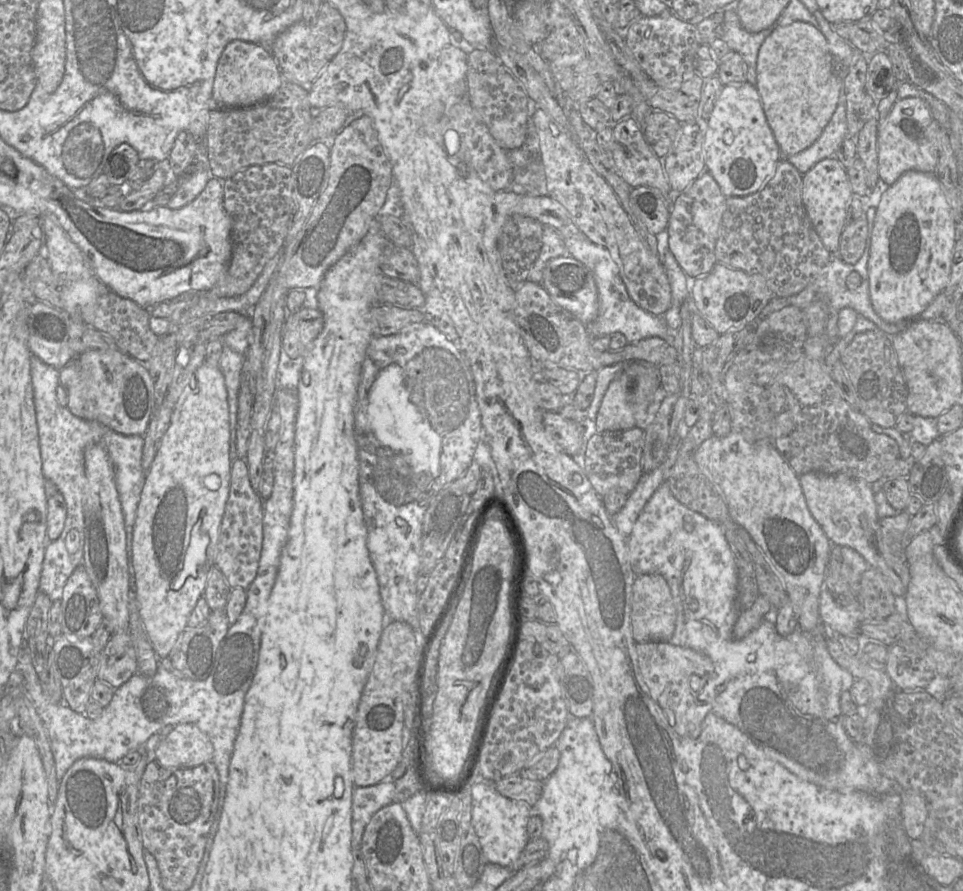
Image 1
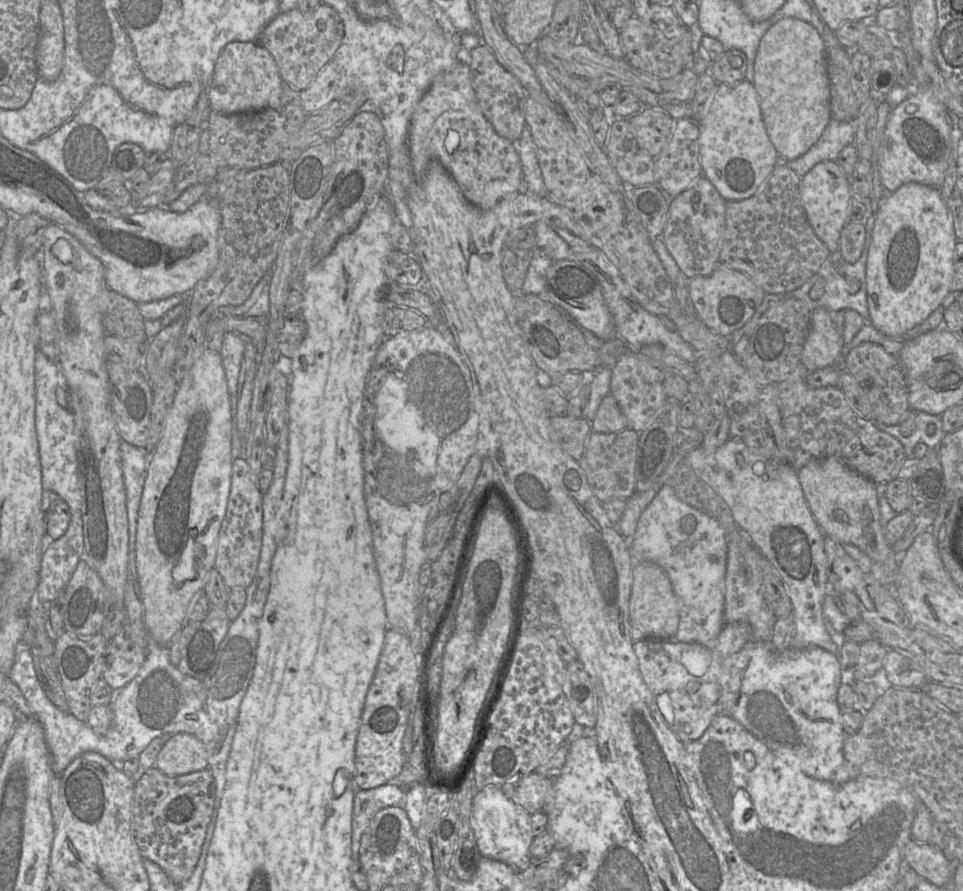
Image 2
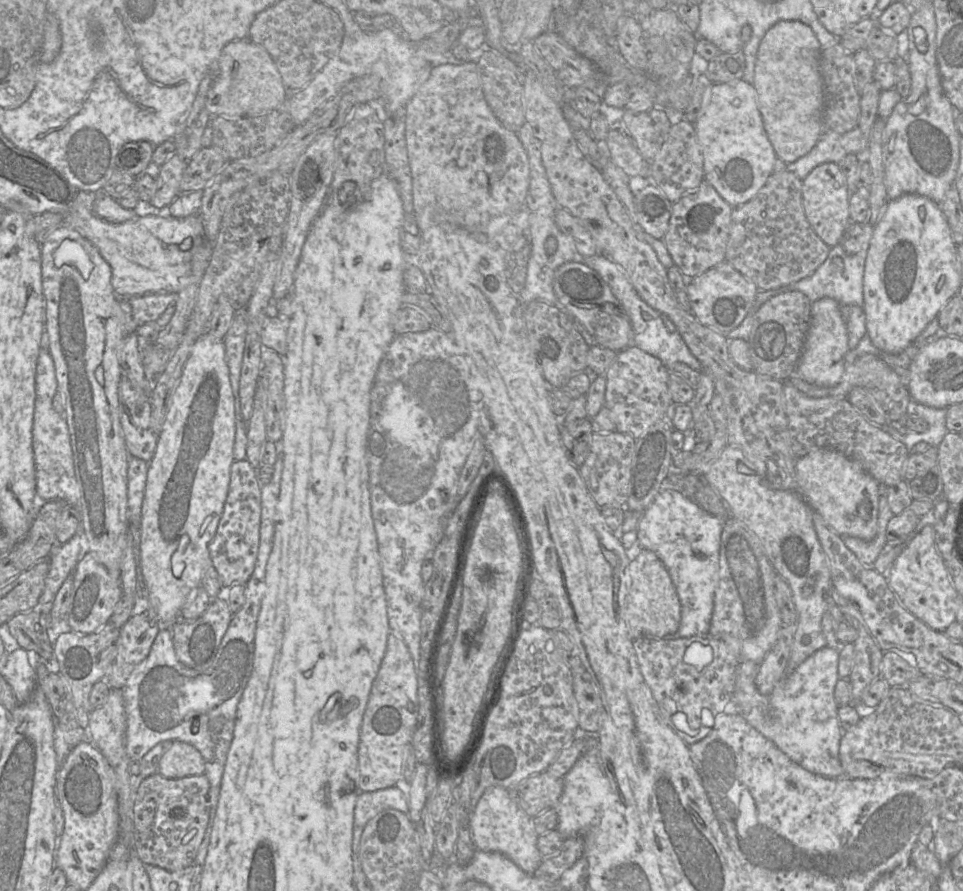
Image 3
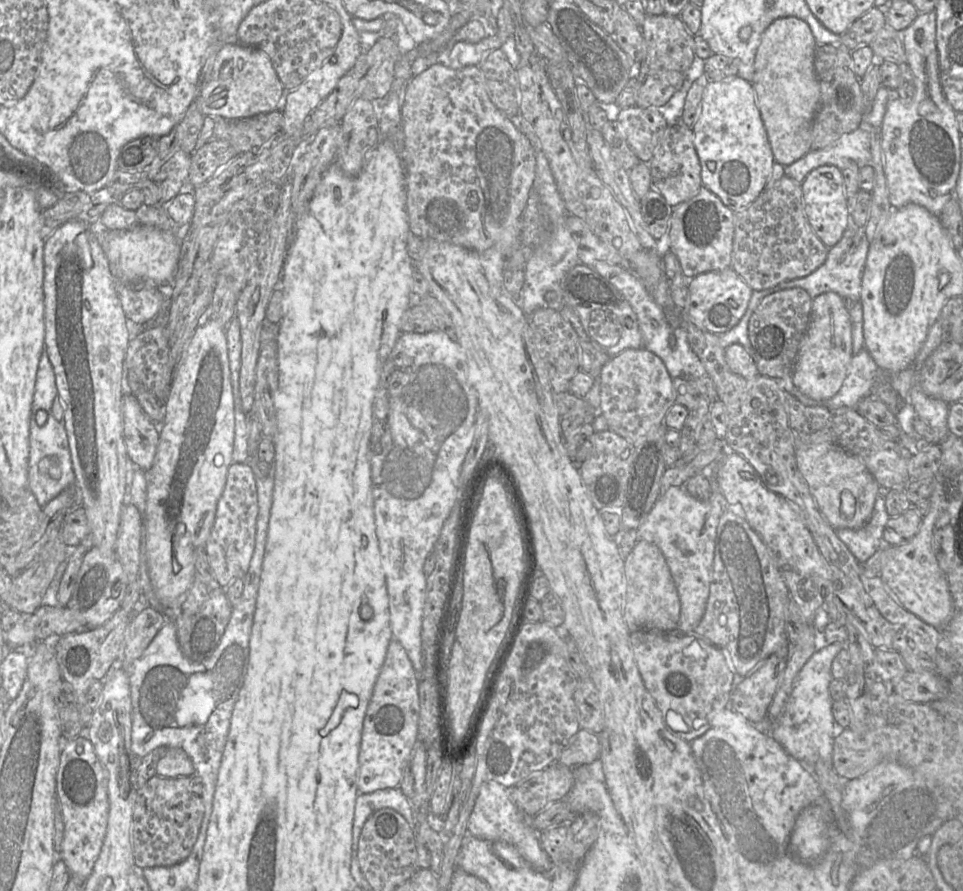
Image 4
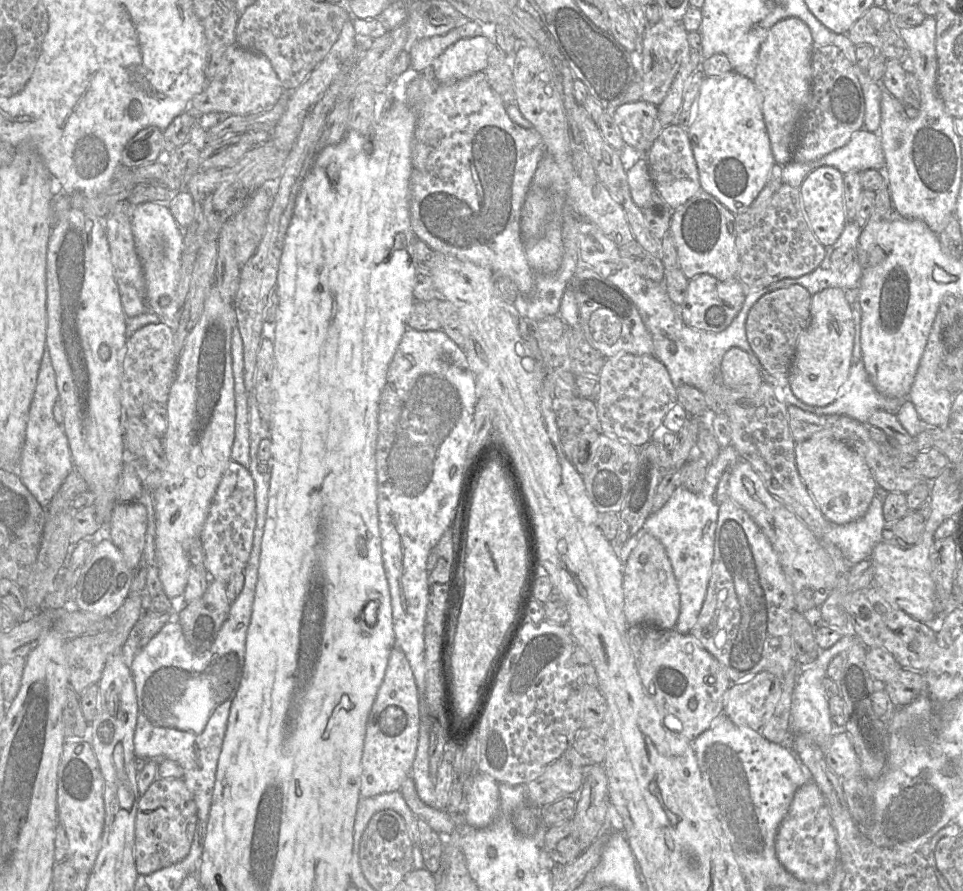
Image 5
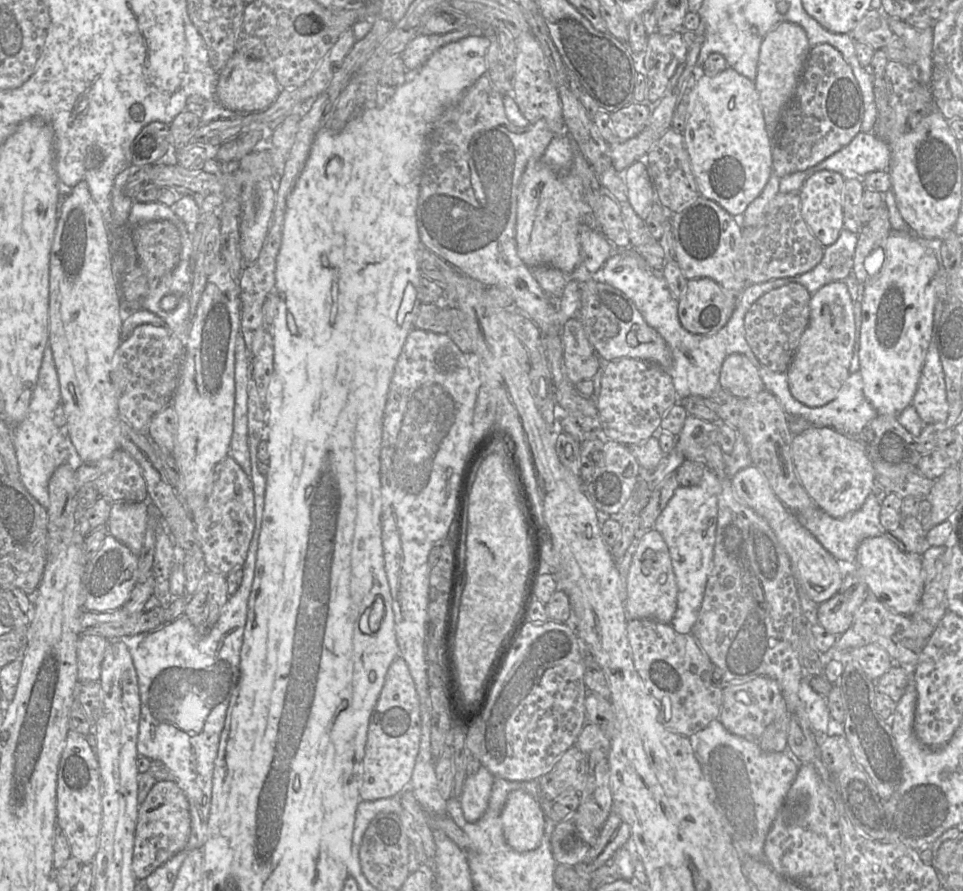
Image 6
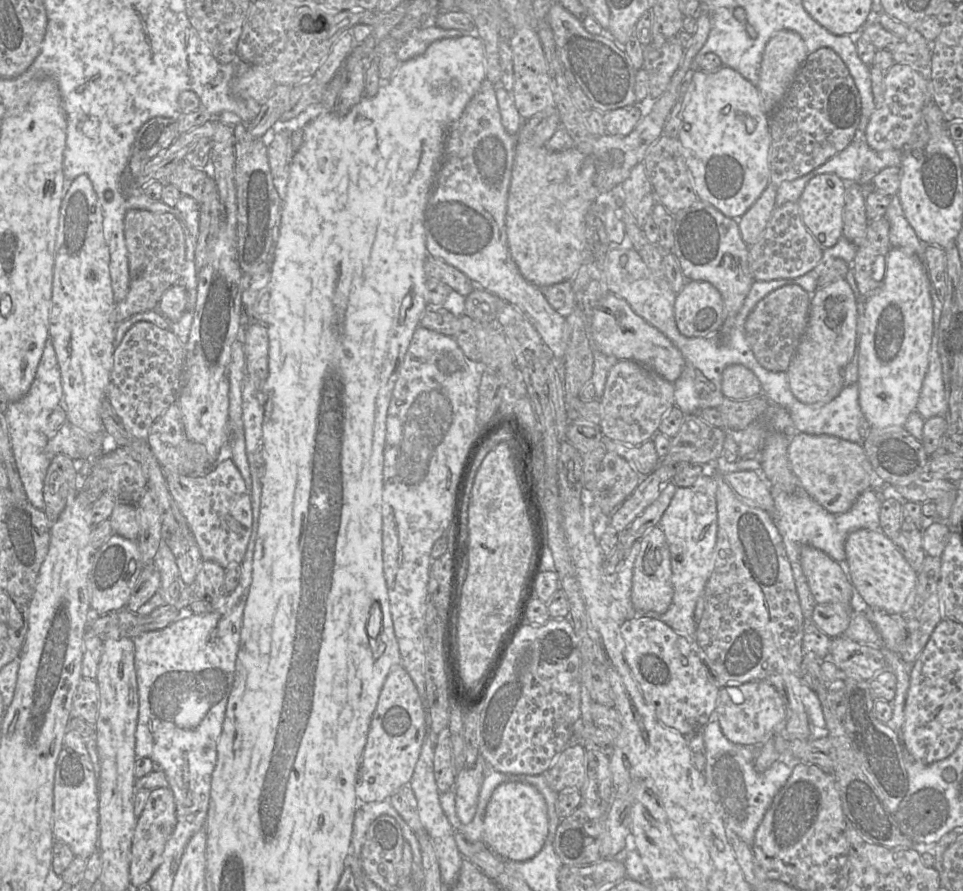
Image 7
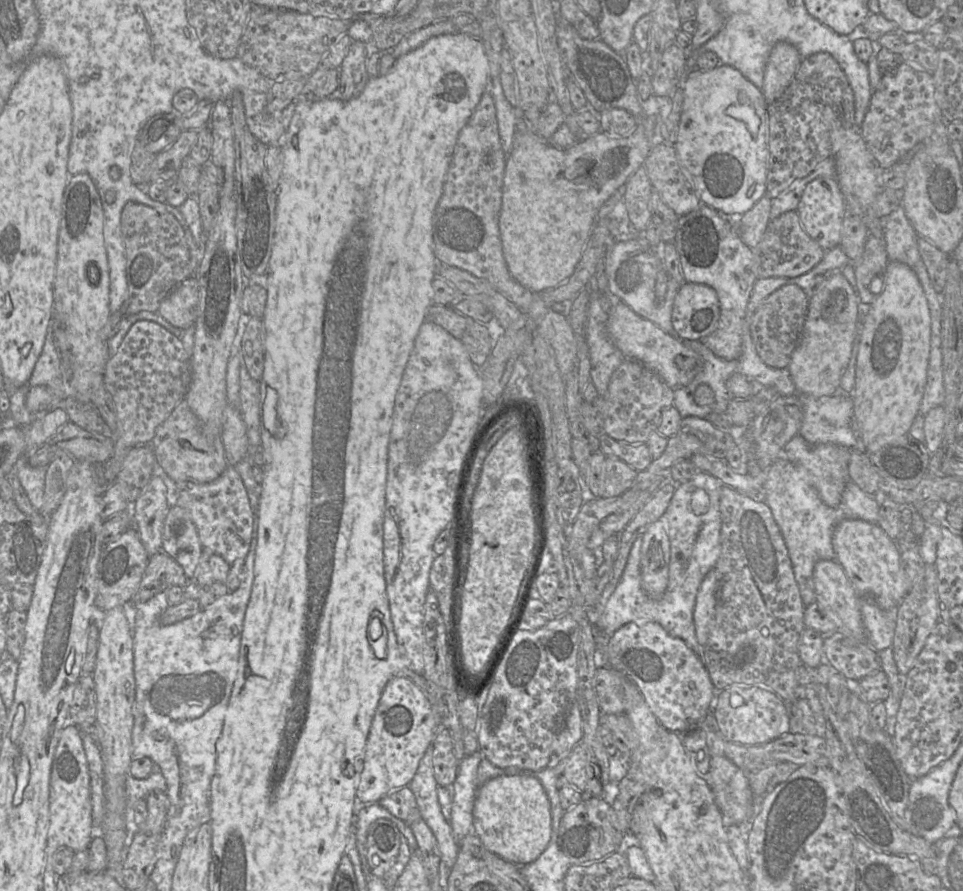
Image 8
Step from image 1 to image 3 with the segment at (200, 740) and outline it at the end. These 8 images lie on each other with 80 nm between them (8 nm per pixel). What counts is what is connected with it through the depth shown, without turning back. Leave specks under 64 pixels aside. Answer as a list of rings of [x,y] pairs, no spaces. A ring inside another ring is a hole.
[[[178,740],[172,741],[158,765],[158,773],[165,778],[201,775],[204,771],[205,762],[201,753],[191,744]]]

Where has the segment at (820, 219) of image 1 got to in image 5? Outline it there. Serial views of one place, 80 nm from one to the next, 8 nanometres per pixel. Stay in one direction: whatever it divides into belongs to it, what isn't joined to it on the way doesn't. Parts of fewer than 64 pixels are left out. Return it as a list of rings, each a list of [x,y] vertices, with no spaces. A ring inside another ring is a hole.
[[[819,167],[804,179],[799,190],[803,211],[815,237],[825,248],[833,245],[849,222],[844,208],[843,174],[834,167]]]

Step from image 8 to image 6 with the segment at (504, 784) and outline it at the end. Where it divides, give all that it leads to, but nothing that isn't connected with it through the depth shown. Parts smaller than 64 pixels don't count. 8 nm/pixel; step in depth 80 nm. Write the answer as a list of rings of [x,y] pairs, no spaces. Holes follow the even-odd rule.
[[[520,789],[507,795],[501,823],[507,844],[517,852],[537,848],[544,834],[544,813],[540,804]]]

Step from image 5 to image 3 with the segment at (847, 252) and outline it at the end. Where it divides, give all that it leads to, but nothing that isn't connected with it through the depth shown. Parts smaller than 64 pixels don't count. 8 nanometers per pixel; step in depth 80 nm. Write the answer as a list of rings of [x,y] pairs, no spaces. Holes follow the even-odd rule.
[[[870,223],[863,224],[862,244],[860,250],[854,255],[848,255],[841,243],[830,248],[827,259],[820,265],[810,276],[787,286],[780,287],[774,290],[758,291],[755,301],[751,307],[751,312],[756,312],[759,308],[770,298],[785,292],[799,291],[802,292],[811,303],[822,299],[832,298],[840,305],[850,305],[863,307],[864,294],[863,294],[863,279],[866,257],[870,246],[870,241],[874,232],[874,226]],[[840,257],[844,264],[843,271],[833,271],[833,259]]]

